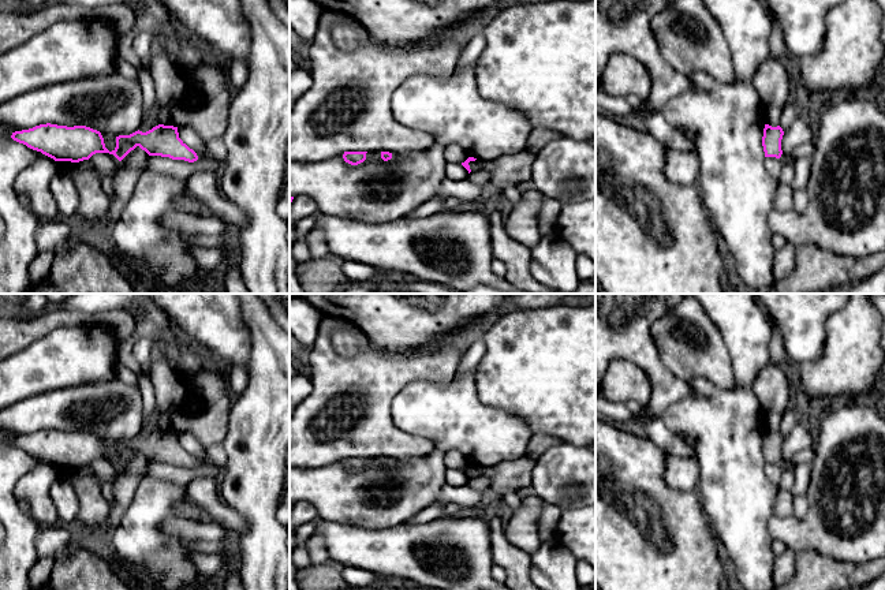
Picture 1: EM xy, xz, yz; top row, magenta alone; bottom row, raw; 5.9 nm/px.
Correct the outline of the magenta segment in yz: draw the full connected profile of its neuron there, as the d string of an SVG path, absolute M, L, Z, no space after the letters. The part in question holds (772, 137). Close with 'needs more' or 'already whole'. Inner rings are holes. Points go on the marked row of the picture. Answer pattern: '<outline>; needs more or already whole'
M765 124L763 137L762 137L765 157L776 157L776 158L781 157L783 135L784 135L784 131L780 126L772 127L769 124Z; already whole

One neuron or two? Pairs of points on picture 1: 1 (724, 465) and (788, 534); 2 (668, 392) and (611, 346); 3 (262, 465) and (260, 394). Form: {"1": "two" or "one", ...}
{"1": "two", "2": "one", "3": "one"}

